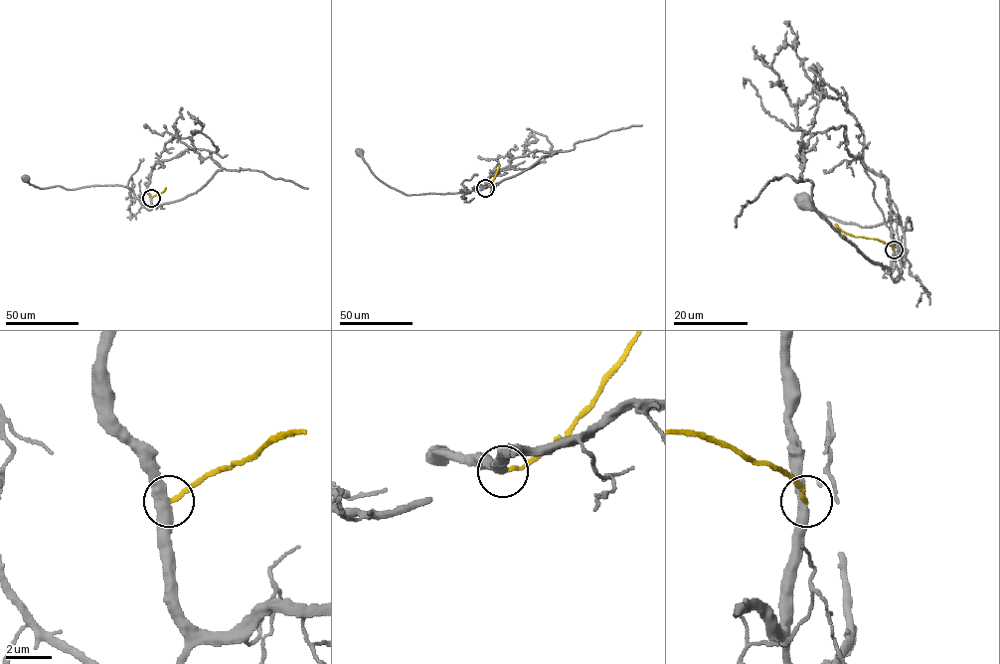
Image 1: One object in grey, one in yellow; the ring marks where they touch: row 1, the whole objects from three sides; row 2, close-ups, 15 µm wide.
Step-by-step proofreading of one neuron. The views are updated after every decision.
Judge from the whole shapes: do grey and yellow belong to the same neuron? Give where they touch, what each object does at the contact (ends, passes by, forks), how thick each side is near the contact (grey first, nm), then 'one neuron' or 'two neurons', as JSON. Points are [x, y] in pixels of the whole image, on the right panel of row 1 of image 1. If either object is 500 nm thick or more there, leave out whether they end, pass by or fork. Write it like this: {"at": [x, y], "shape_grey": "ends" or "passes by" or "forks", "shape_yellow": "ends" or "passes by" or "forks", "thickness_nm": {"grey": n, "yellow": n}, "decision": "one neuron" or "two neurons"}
{"at": [894, 249], "shape_grey": "passes by", "shape_yellow": "ends", "thickness_nm": {"grey": 440, "yellow": 200}, "decision": "two neurons"}

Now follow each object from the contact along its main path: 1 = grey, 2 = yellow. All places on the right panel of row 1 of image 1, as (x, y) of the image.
1: (894, 249), (891, 275), (897, 280), (908, 218), (911, 230), (893, 220), (859, 227), (828, 217), (804, 202)
2: (894, 249), (876, 240), (854, 237), (835, 224)

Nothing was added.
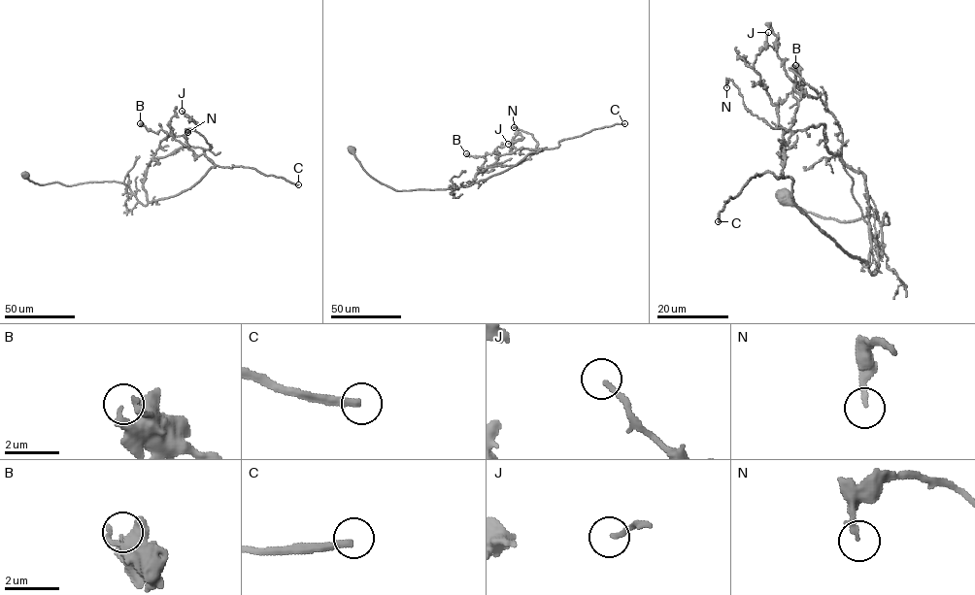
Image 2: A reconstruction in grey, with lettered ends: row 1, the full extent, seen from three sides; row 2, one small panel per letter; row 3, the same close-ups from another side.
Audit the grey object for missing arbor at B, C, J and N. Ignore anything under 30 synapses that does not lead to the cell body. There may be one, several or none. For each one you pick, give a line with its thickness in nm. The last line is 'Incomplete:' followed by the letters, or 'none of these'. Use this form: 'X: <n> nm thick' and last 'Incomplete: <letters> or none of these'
C: 260 nm thick
Incomplete: C

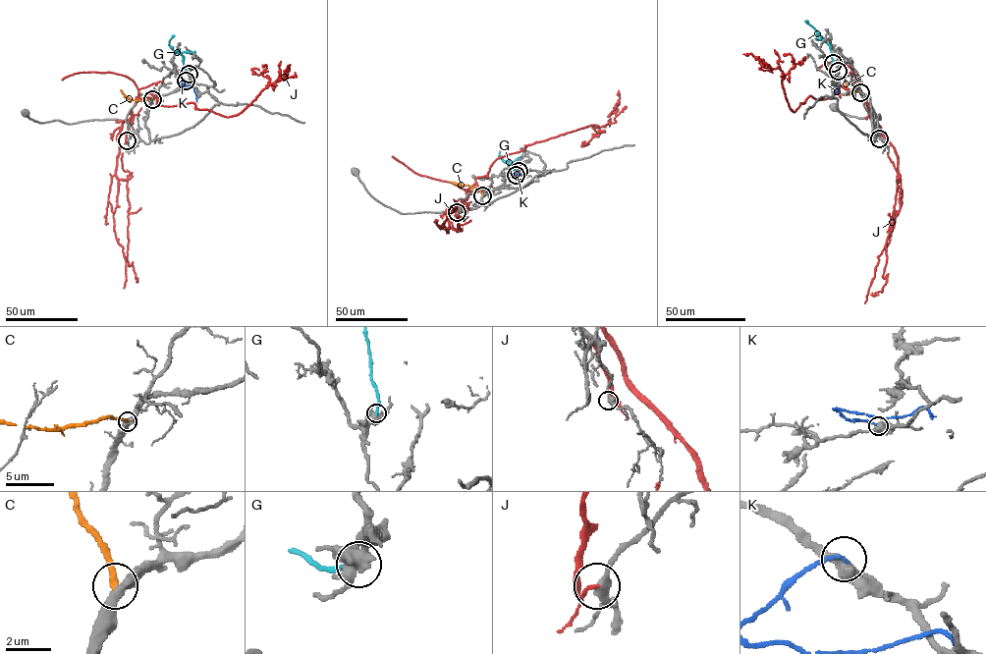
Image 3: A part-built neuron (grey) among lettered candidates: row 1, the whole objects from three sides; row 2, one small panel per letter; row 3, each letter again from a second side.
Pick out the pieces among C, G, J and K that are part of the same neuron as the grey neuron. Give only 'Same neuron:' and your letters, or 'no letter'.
Same neuron: C

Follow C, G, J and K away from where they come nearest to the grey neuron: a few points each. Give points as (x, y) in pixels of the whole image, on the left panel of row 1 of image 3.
C: (152, 99), (129, 98), (120, 90)
G: (189, 74), (183, 56), (169, 44), (172, 35)
J: (127, 140), (136, 98), (152, 93), (163, 106), (193, 103), (195, 108), (230, 117), (286, 78), (289, 65)
K: (186, 81), (180, 85), (192, 85), (196, 101)

